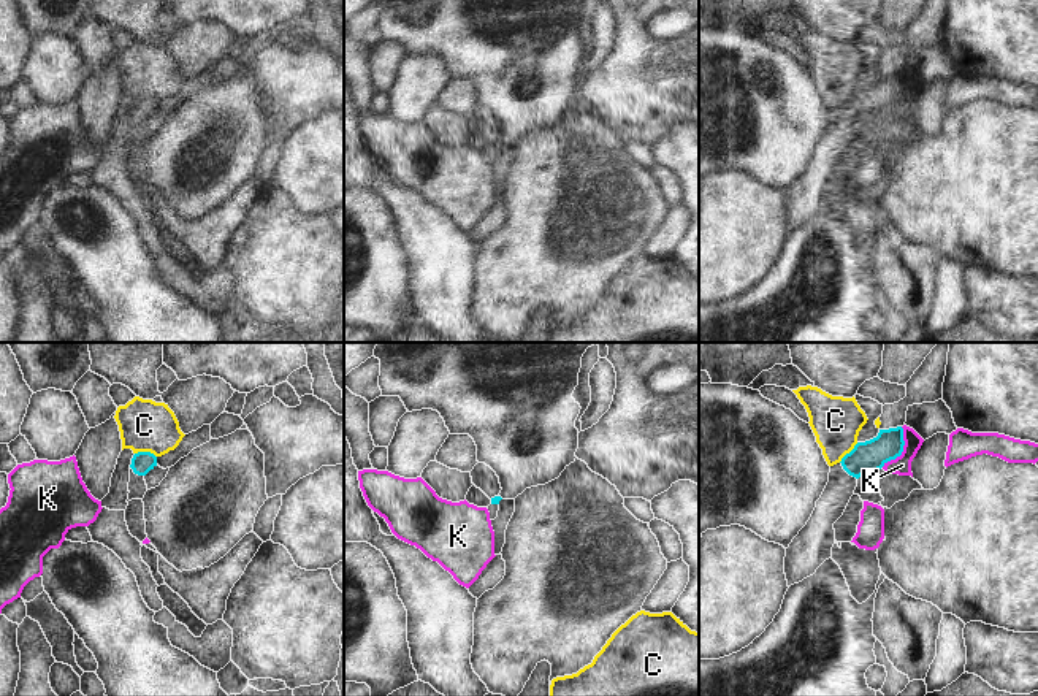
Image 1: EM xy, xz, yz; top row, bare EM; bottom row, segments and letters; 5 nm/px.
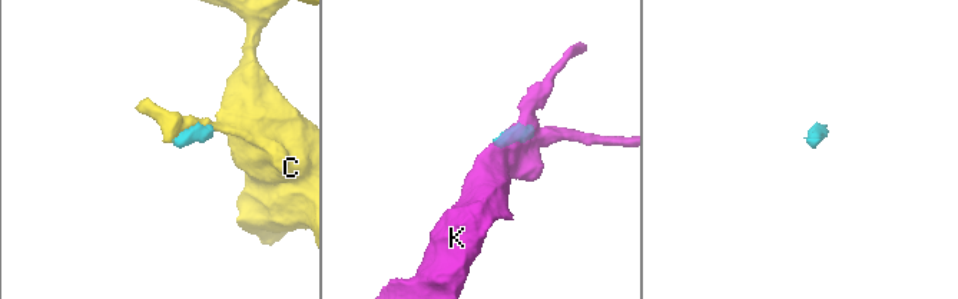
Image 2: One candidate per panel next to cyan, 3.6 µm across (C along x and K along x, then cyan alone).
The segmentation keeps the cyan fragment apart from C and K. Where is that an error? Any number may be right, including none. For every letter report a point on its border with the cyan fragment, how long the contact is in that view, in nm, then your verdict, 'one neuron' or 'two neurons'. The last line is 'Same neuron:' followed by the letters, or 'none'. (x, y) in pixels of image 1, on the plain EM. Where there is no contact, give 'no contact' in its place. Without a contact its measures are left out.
C: contact xy (146, 97); length 110 nm; two neurons
K: contact yz (902, 95); length 240 nm; two neurons
Same neuron: none

